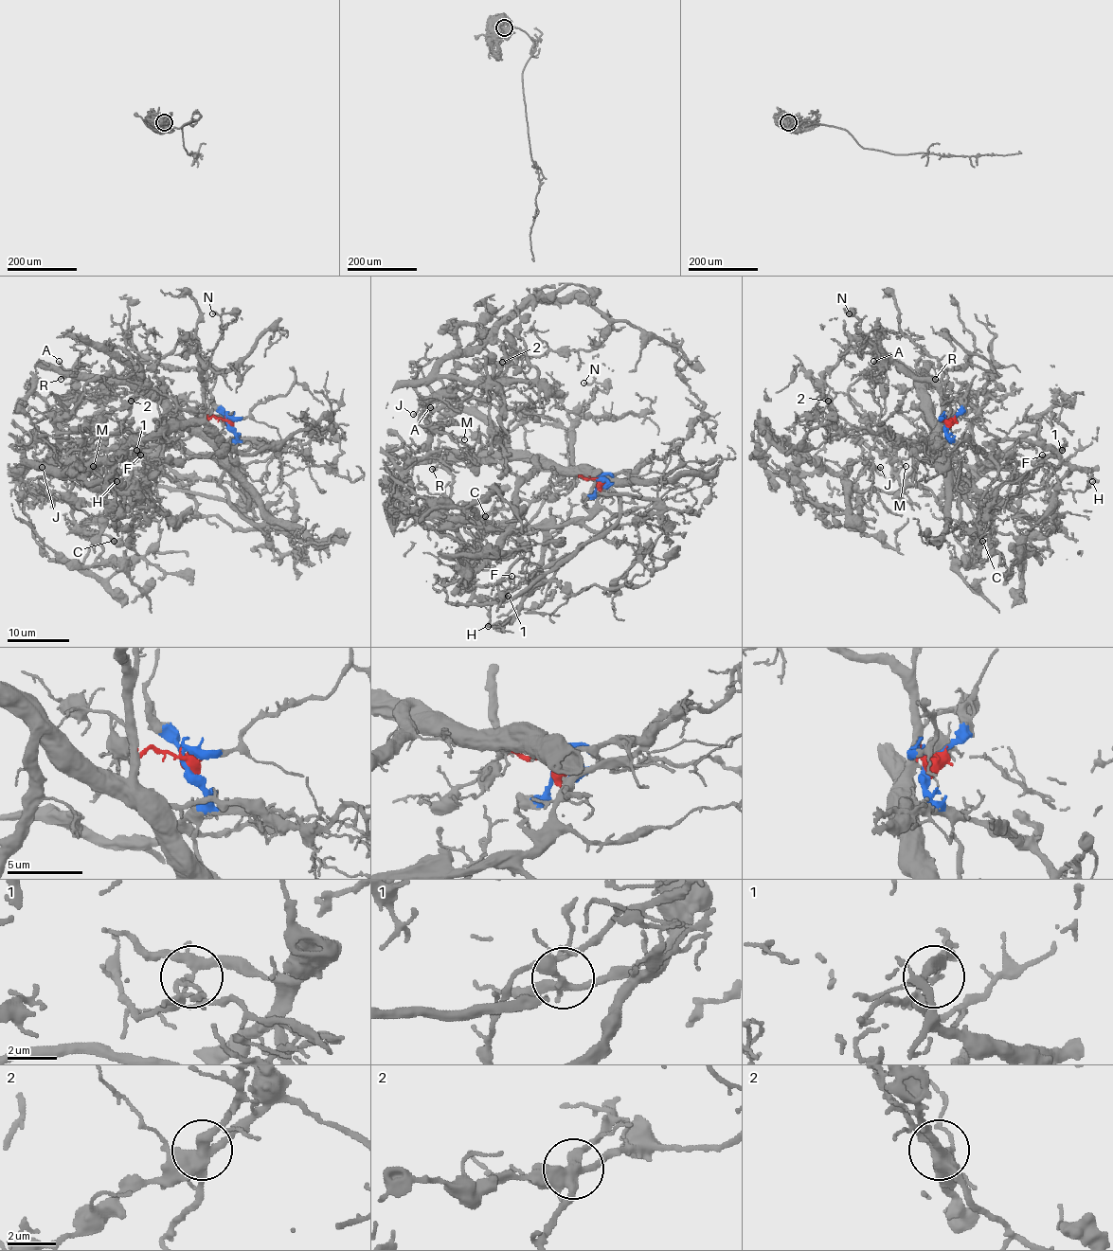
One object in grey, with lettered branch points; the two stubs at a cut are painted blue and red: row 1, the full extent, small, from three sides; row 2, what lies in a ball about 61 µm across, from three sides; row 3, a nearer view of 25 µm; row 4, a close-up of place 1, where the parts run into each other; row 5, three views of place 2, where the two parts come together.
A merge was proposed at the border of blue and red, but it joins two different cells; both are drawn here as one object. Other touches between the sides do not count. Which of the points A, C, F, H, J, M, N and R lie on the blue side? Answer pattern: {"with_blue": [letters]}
{"with_blue": ["F", "H"]}

